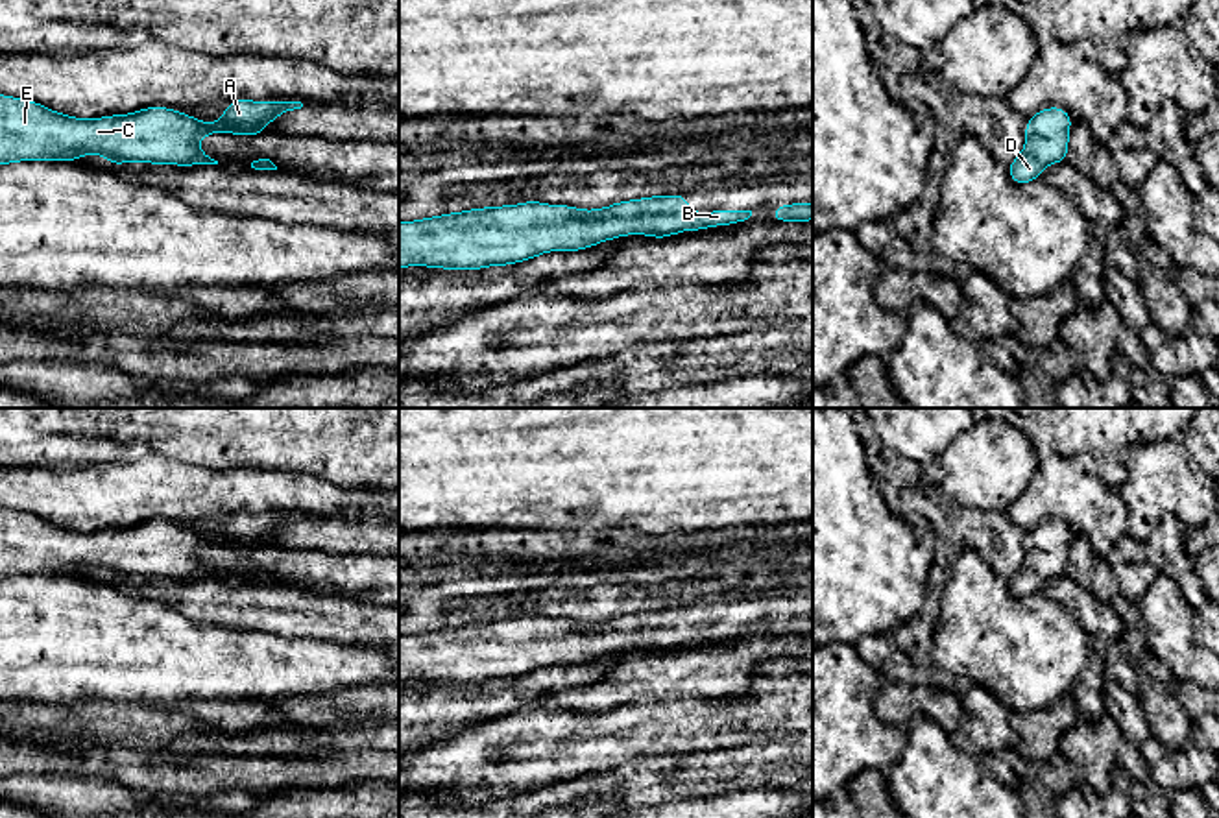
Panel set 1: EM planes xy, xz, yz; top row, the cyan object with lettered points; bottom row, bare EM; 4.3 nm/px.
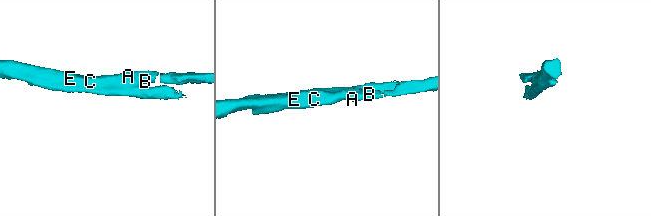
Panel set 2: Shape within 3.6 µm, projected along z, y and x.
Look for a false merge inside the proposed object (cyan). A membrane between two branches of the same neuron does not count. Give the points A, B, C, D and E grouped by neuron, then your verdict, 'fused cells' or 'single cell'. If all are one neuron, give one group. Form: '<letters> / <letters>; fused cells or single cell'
A B C D E; single cell

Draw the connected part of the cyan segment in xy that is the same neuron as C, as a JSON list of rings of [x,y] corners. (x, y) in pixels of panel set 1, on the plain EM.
[[[0,508],[0,578],[18,574],[66,574],[74,576],[81,569],[103,569],[111,580],[122,576],[151,576],[151,578],[218,578],[203,563],[196,559],[207,548],[259,548],[277,530],[301,523],[301,515],[251,515],[247,511],[235,513],[225,521],[223,528],[207,537],[190,528],[168,521],[146,521],[129,528],[111,528],[102,532],[74,532],[55,526],[37,515],[11,511]]]

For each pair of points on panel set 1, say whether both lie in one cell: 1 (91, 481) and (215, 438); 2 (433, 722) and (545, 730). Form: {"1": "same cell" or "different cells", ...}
{"1": "different cells", "2": "different cells"}

